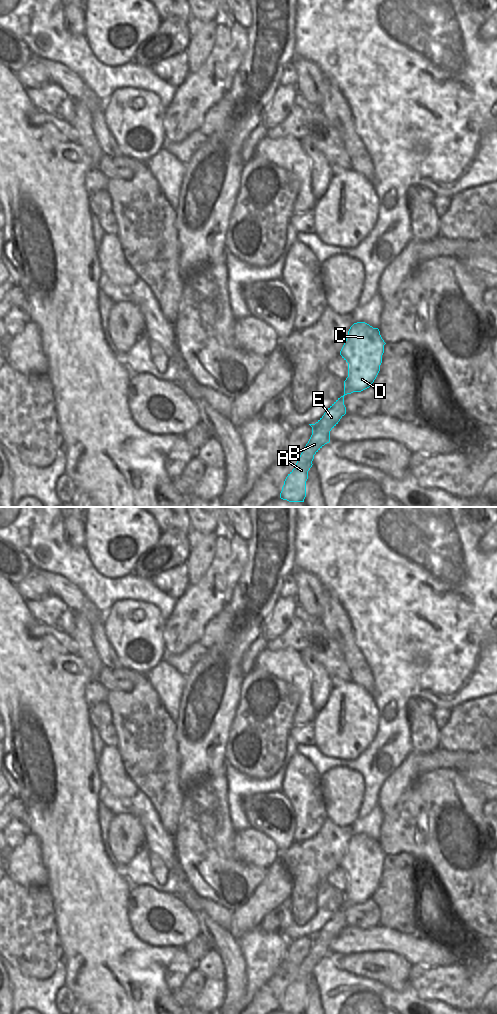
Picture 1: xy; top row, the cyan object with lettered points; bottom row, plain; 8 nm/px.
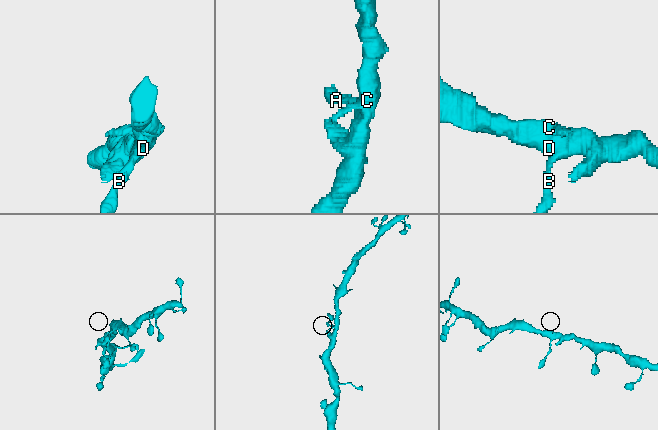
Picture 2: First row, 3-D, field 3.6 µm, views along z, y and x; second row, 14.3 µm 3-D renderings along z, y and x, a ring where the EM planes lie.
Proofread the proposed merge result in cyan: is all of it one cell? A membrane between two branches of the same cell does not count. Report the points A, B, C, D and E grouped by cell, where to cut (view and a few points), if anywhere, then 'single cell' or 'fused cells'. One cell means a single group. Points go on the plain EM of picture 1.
A B C D E; no cut; single cell

